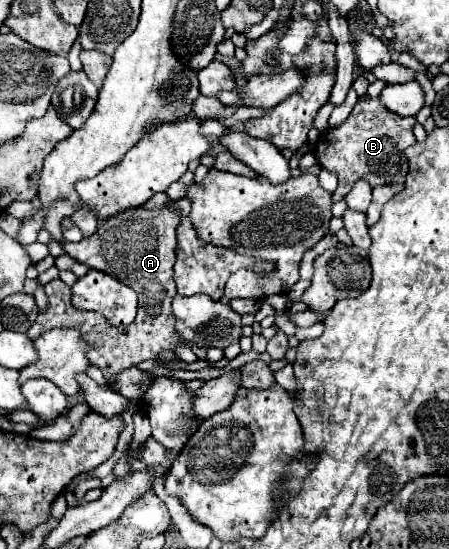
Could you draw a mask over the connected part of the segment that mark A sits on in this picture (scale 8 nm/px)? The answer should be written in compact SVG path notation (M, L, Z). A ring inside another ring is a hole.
M136 207L136 209L126 209L124 213L118 213L118 215L110 217L102 227L96 229L96 233L92 237L84 237L80 243L66 243L64 241L62 247L70 257L74 257L76 261L86 261L88 267L110 273L110 275L116 275L116 279L130 285L138 293L138 299L142 299L140 307L138 307L138 315L136 315L134 323L126 327L113 327L107 323L104 317L100 317L92 311L72 307L70 287L66 283L60 283L60 281L50 281L44 287L44 291L48 295L48 311L40 313L36 323L28 329L28 337L38 339L42 333L46 333L50 329L56 329L56 327L74 327L74 329L82 331L82 335L90 343L98 345L98 349L92 351L88 357L104 373L104 377L110 381L112 391L114 391L112 379L116 379L118 371L136 367L138 363L142 363L146 359L154 359L162 351L176 351L176 347L182 345L180 337L174 329L174 319L172 319L172 311L170 311L170 301L176 295L176 283L174 283L174 277L172 277L172 267L174 267L174 261L176 261L176 223L180 223L180 217L172 209L164 207L164 209L158 209L158 211L150 211L150 209L144 209L144 207Z

